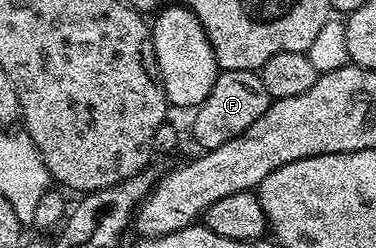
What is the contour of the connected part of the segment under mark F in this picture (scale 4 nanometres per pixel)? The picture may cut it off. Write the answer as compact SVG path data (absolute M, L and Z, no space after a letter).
M221 70L214 80L214 88L210 88L210 96L206 96L193 113L196 115L192 118L192 134L200 145L199 149L213 150L226 144L226 140L234 140L234 136L246 132L246 128L250 128L250 124L254 124L254 120L258 120L273 101L257 71Z

